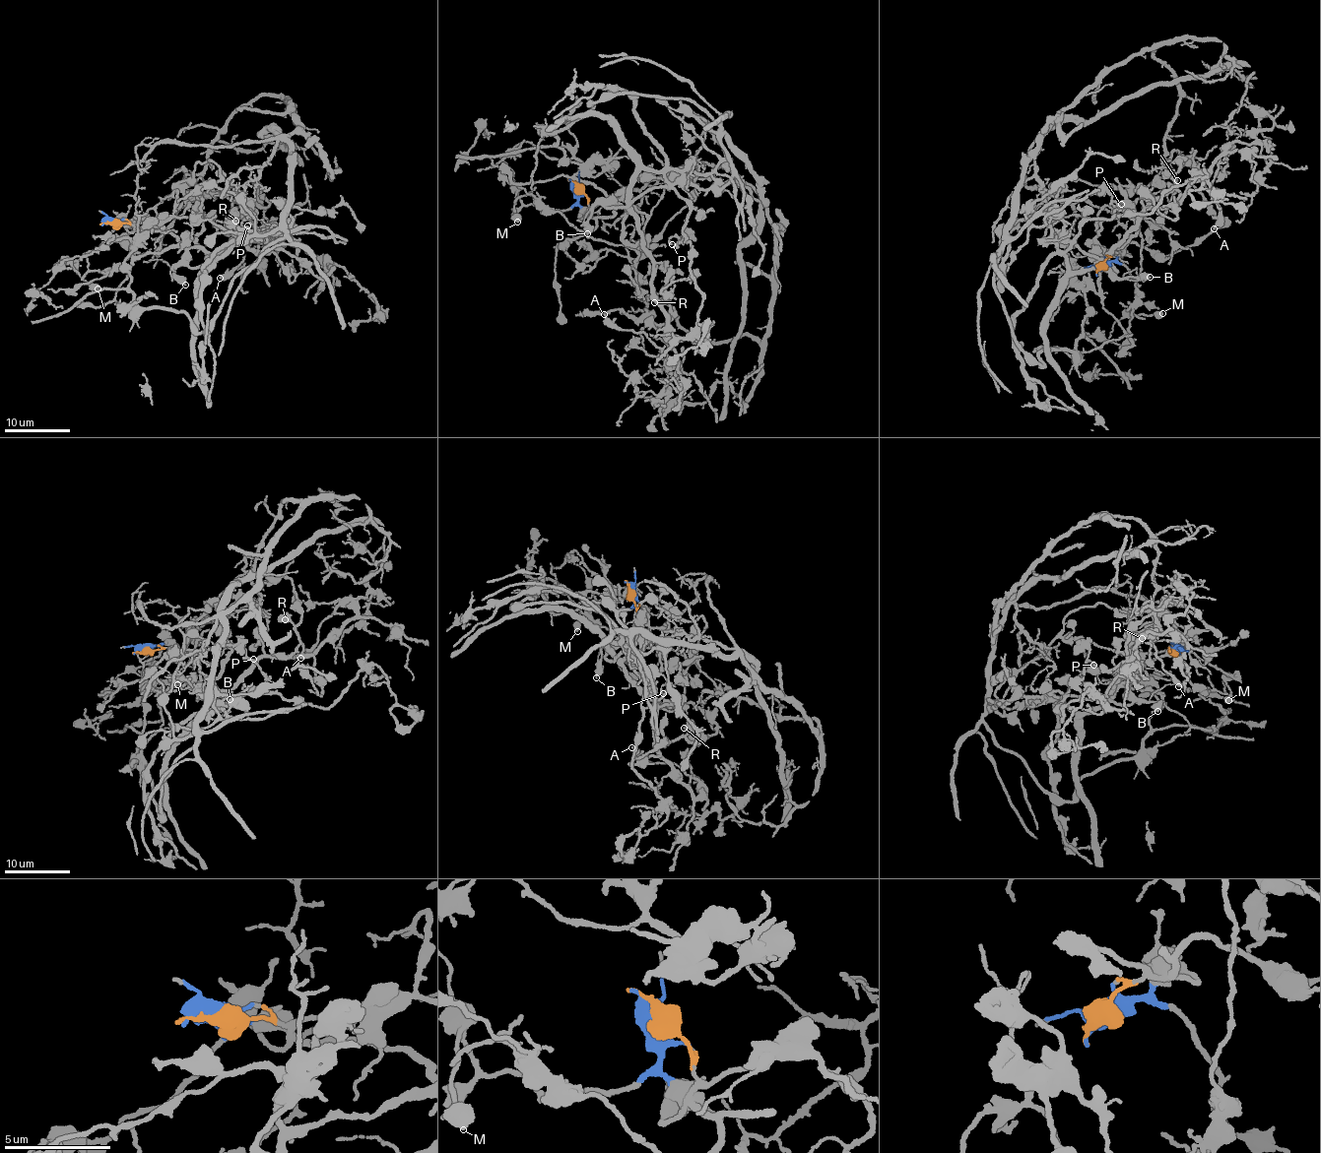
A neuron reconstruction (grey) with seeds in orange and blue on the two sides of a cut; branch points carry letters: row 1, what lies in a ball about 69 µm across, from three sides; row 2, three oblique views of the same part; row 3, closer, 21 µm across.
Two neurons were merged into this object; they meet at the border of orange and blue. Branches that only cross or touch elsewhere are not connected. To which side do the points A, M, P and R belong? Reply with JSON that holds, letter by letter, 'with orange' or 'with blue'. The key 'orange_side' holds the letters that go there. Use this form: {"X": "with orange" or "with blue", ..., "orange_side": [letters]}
{"A": "with orange", "M": "with blue", "P": "with orange", "R": "with orange", "orange_side": ["A", "P", "R"]}

